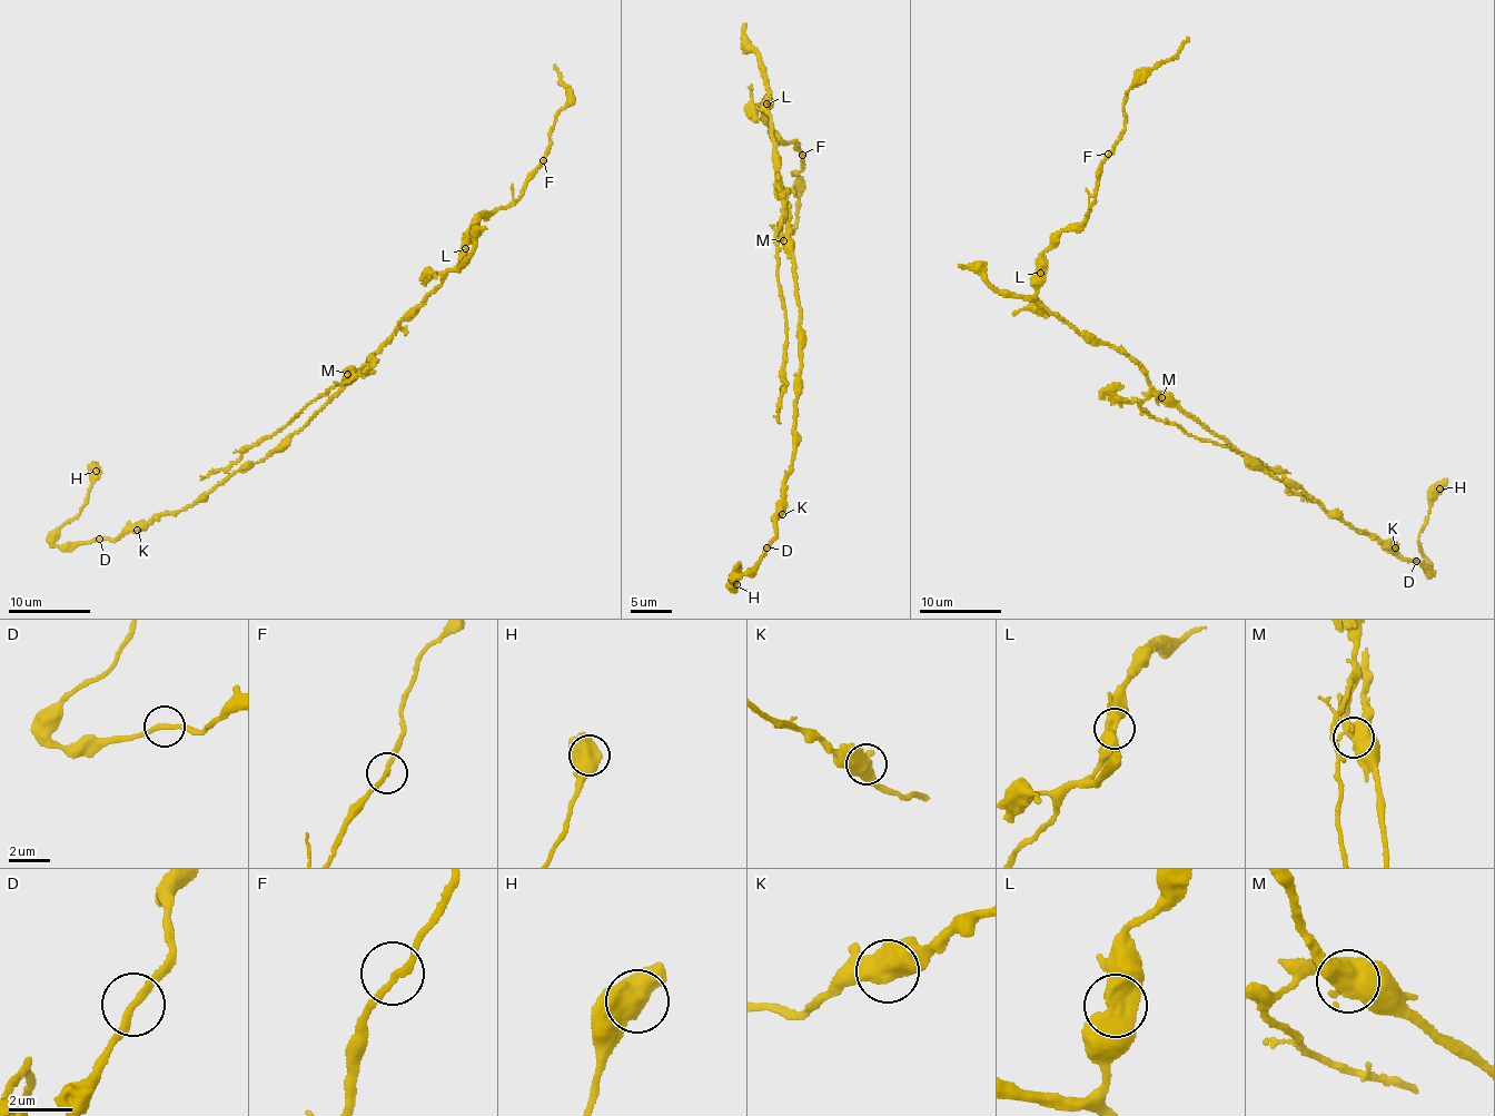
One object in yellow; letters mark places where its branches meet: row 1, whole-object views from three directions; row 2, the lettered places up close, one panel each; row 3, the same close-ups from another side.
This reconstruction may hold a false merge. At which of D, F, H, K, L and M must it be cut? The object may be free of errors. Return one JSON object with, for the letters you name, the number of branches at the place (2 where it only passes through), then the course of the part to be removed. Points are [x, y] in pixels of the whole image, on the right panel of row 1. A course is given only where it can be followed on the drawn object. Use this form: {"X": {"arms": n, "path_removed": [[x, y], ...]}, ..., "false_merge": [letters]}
{"M": {"arms": 3, "path_removed": [[1160, 398], [1149, 395], [1139, 403], [1152, 417], [1278, 468], [1289, 491], [1314, 502]]}, "false_merge": ["M"]}

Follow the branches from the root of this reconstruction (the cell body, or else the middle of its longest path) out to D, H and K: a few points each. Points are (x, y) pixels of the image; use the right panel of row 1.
D: (1172, 406), (1198, 417), (1278, 480), (1302, 485), (1353, 527), (1393, 543), (1397, 556), (1416, 560)
H: (1172, 406), (1427, 575), (1418, 534), (1439, 489)
K: (1172, 406), (1198, 417), (1278, 480), (1302, 485), (1325, 511), (1339, 512), (1353, 527), (1395, 547)

